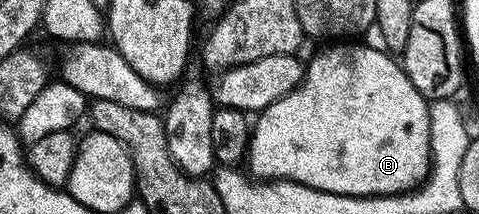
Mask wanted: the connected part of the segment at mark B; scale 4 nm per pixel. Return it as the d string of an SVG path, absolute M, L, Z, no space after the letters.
M334 44L331 50L326 50L323 54L318 54L314 59L309 60L308 65L305 67L305 81L301 86L296 88L294 92L288 95L284 100L280 100L276 104L269 106L267 110L261 111L257 115L256 121L252 126L252 137L250 140L250 153L248 155L248 167L250 166L249 173L253 175L255 179L262 182L295 182L301 186L307 186L313 190L319 190L325 194L338 194L341 198L392 198L396 194L408 194L417 191L418 187L430 177L430 171L432 169L432 159L430 157L430 107L431 103L426 100L425 96L413 86L412 80L409 79L405 70L385 49L377 48L373 50L370 46L342 46L346 44Z

